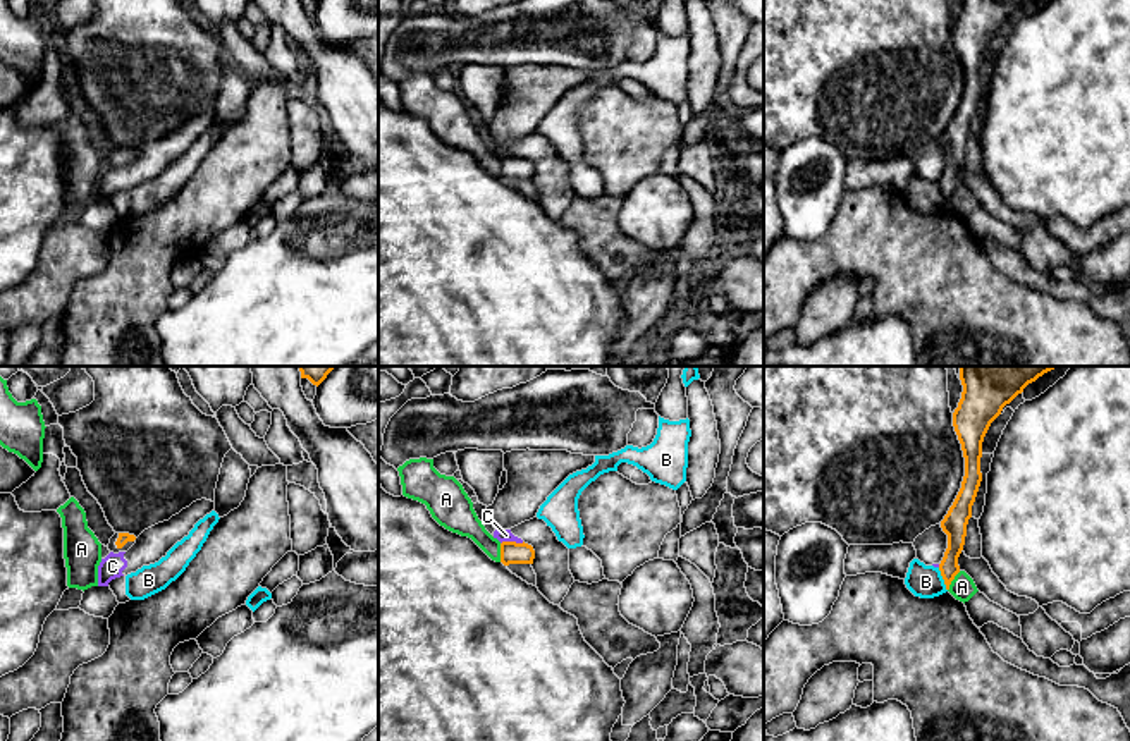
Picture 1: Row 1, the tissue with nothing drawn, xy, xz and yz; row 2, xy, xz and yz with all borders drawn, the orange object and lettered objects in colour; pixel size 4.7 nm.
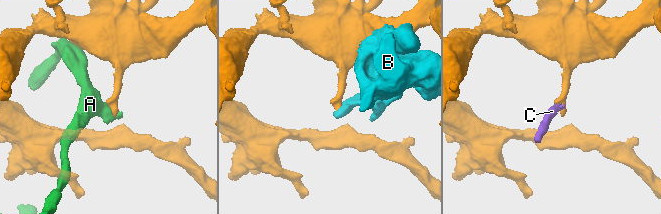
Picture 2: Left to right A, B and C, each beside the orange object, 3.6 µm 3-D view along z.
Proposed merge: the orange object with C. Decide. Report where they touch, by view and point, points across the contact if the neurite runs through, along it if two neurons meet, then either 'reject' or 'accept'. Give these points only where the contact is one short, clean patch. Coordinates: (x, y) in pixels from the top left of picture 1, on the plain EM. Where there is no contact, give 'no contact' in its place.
contact xz (511, 157); border xz (523, 157), (501, 159); reject

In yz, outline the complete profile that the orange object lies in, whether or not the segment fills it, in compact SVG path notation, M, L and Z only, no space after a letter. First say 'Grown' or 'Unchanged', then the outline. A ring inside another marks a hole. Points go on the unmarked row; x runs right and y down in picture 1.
Unchanged. M963 0L961 14L953 28L953 41L961 58L965 72L965 91L961 103L941 136L943 146L948 150L948 163L939 179L946 205L960 187L958 172L965 160L967 139L972 132L982 88L982 57L991 38L1001 29L1027 0Z

